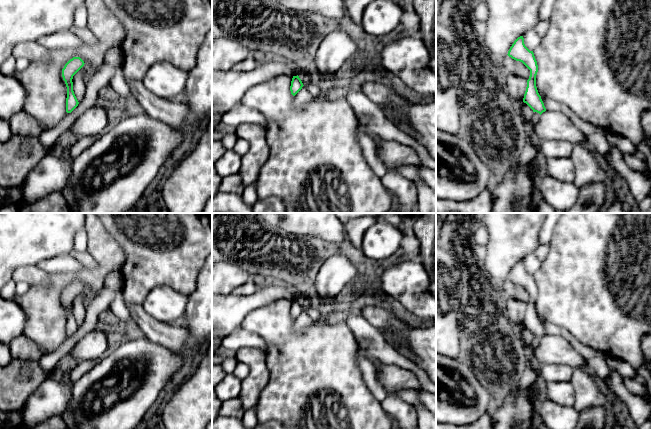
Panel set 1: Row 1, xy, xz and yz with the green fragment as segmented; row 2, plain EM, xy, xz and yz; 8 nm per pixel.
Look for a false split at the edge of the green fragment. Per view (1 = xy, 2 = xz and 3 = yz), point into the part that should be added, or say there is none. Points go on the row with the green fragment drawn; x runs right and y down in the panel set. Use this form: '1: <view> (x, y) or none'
1: none
2: none
3: none

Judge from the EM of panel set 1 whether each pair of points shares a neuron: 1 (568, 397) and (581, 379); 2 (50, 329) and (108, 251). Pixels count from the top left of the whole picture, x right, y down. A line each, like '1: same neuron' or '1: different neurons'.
1: different neurons
2: same neuron

